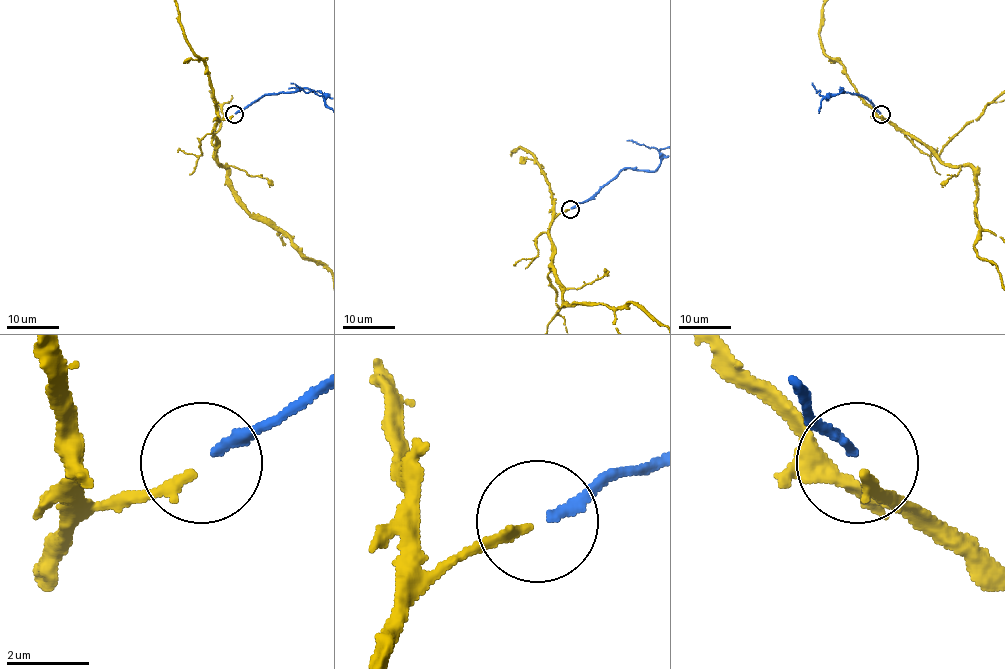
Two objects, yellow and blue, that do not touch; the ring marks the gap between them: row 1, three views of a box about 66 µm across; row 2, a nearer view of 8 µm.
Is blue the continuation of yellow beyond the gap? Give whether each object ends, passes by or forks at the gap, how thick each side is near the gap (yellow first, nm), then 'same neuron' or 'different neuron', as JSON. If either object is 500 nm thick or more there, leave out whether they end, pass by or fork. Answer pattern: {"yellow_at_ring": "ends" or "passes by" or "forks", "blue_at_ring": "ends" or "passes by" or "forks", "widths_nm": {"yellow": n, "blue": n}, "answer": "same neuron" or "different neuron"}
{"yellow_at_ring": "ends", "blue_at_ring": "ends", "widths_nm": {"yellow": 260, "blue": 240}, "answer": "same neuron"}

